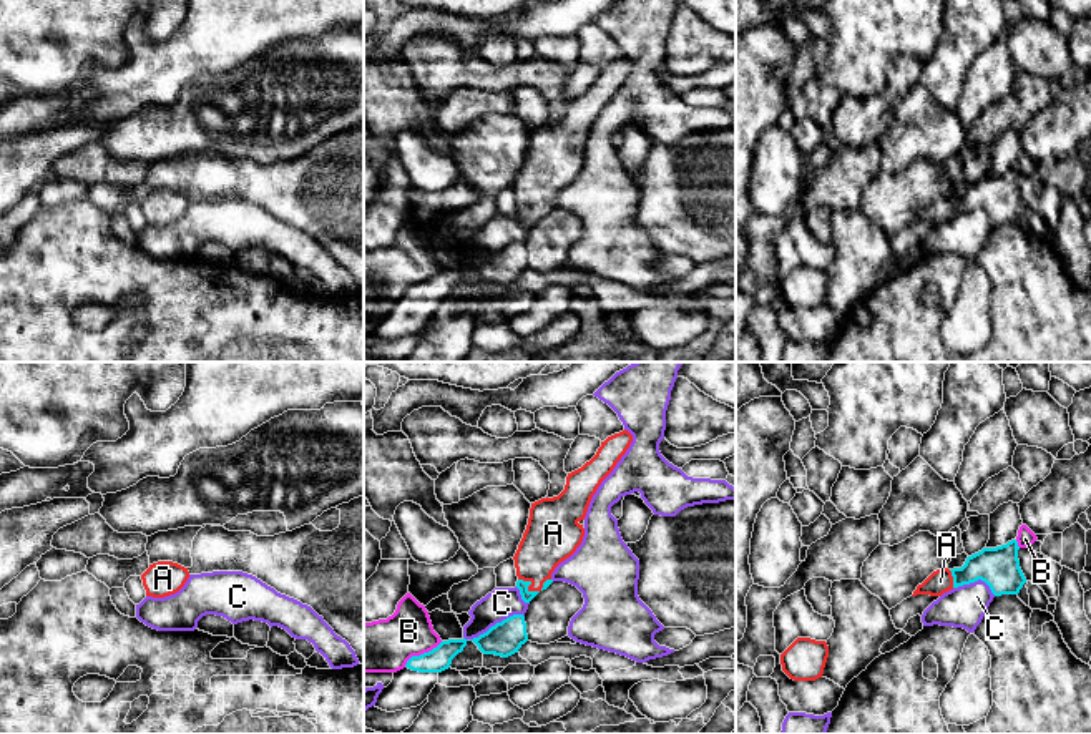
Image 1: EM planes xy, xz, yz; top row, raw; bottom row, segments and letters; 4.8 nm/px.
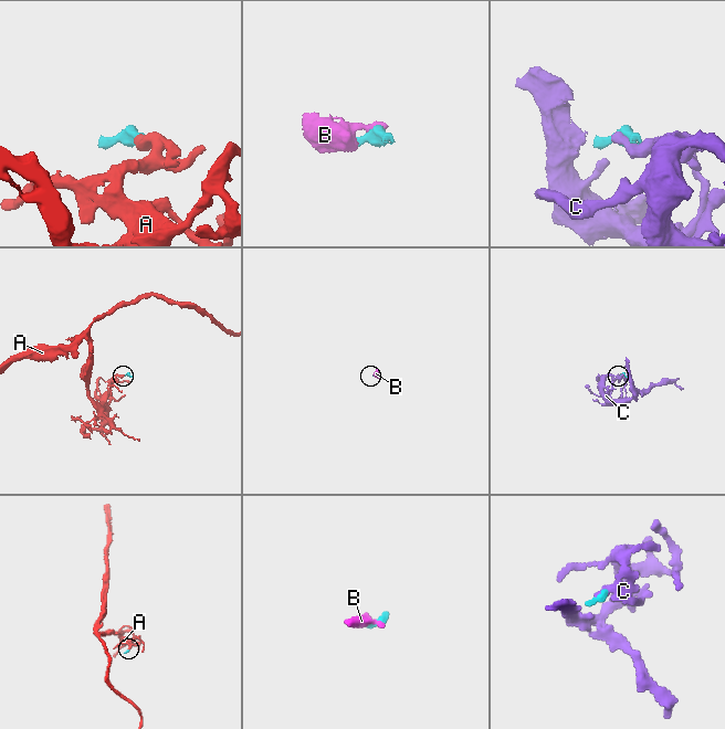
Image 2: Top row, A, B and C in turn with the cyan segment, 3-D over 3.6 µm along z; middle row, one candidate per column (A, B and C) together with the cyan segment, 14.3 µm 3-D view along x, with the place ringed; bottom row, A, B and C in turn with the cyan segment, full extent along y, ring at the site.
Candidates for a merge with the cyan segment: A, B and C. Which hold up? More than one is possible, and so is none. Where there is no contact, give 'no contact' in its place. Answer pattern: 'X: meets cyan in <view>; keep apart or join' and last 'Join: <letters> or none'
A: meets cyan in xz; join
B: meets cyan in xz; keep apart
C: meets cyan in xz; keep apart
Join: A

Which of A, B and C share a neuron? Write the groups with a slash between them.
A / B C

